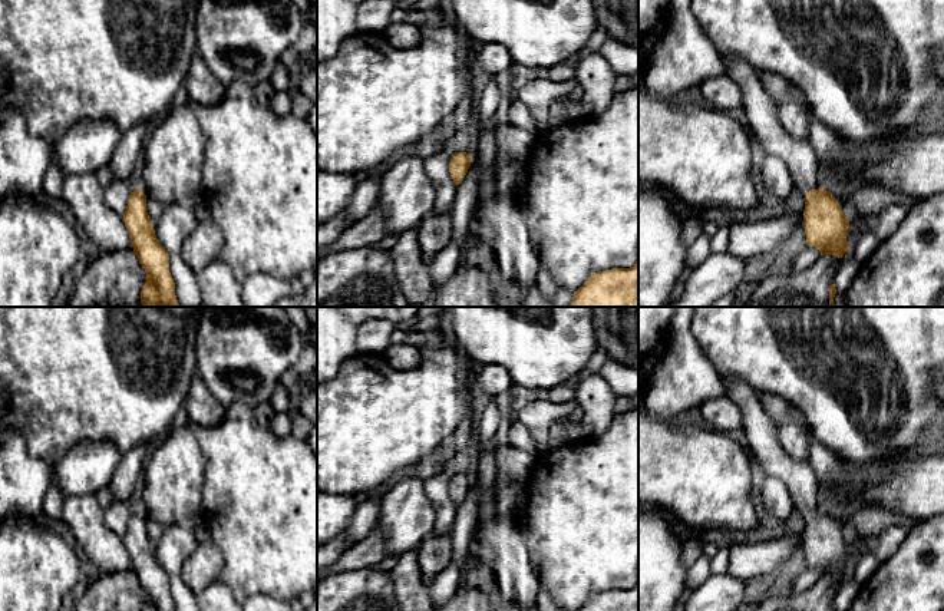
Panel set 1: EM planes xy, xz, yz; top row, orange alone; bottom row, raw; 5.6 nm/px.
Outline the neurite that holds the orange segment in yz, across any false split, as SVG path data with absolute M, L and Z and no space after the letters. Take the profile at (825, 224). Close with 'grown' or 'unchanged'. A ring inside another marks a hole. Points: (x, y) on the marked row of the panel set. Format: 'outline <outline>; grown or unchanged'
outline M719 52L719 56L726 66L726 75L742 89L743 109L759 146L766 155L775 155L786 162L795 188L805 195L802 225L805 228L808 247L818 248L821 255L831 254L842 258L849 250L846 242L849 219L845 217L838 199L829 191L822 188L822 174L815 149L808 141L795 141L785 132L778 118L776 100L760 83L756 69L742 57L733 57L722 52Z; grown

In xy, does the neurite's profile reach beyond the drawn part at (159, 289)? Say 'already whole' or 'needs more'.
already whole

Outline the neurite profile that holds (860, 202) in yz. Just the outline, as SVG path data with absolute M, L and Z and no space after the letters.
M859 186L845 188L838 202L851 222L867 217L878 217L891 204L901 204L910 211L921 201L922 198L885 191L879 186Z

